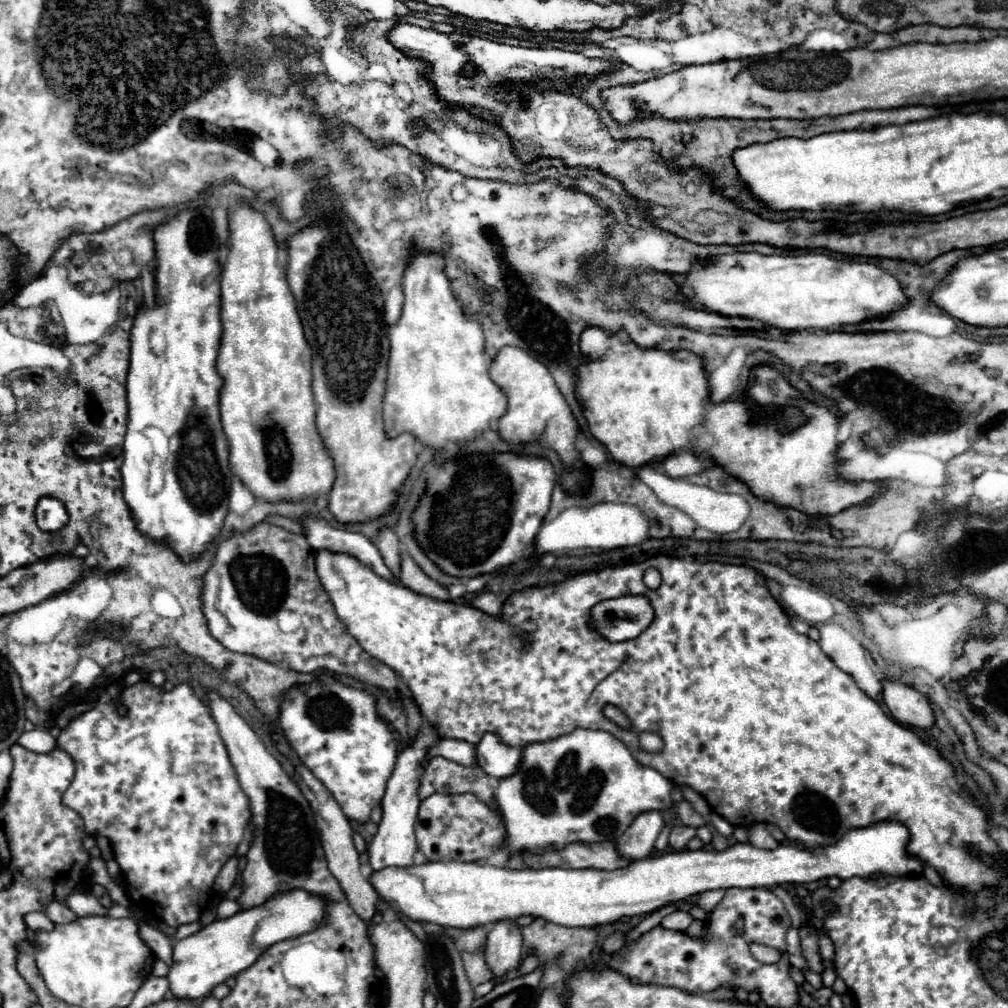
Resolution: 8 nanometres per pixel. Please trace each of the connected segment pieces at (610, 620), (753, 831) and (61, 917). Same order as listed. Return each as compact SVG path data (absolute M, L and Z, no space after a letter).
M619 596L597 602L591 608L589 628L609 642L637 638L655 618L655 610L647 596Z
M753 824L749 826L749 842L757 848L767 848L767 850L773 850L777 848L779 844L773 840L773 836L767 832L765 824Z
M51 900L43 912L45 912L45 916L47 916L51 922L55 922L55 924L69 922L69 920L73 920L73 916L75 916L63 902L57 902L57 900Z

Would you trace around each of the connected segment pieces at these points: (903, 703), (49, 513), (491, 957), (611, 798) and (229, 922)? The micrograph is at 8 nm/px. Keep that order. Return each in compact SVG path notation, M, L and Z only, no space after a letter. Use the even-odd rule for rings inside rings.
M897 680L883 682L883 700L887 708L891 710L893 718L901 724L929 728L935 722L933 710L927 698L919 694L915 688L905 686Z
M43 496L37 504L35 510L35 518L37 518L37 526L43 532L57 532L61 528L67 526L69 522L69 514L65 510L65 504L57 498L51 496Z
M499 920L493 924L487 946L485 958L489 960L489 968L493 968L495 976L501 976L521 962L521 948L523 948L523 934L517 922L513 920Z
M577 728L571 734L527 744L523 750L519 768L515 774L505 776L497 782L495 802L507 828L507 856L513 854L543 854L549 850L563 850L573 842L595 844L617 840L631 820L647 810L665 810L671 806L671 780L661 776L657 770L641 766L629 748L605 730Z
M293 888L289 892L277 892L269 896L269 900L261 906L253 906L229 918L215 920L199 932L175 942L173 966L167 974L171 992L177 998L205 998L217 984L223 984L227 978L237 976L245 968L253 966L269 946L317 930L325 924L325 918L327 904L321 896Z

